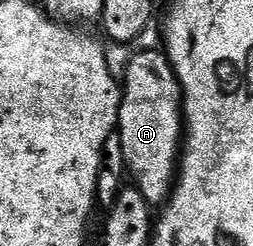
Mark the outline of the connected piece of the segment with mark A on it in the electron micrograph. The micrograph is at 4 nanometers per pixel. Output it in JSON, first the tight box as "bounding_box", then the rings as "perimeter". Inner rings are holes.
{"bounding_box":[116,50,184,204],"perimeter":[[[142,50],[130,58],[126,66],[126,82],[121,83],[122,106],[118,110],[116,136],[122,145],[122,155],[126,161],[125,173],[134,177],[133,185],[151,204],[165,203],[176,180],[176,167],[180,162],[180,143],[184,138],[184,115],[182,96],[178,88],[178,77],[174,75],[172,64],[165,53],[158,50]]]}

